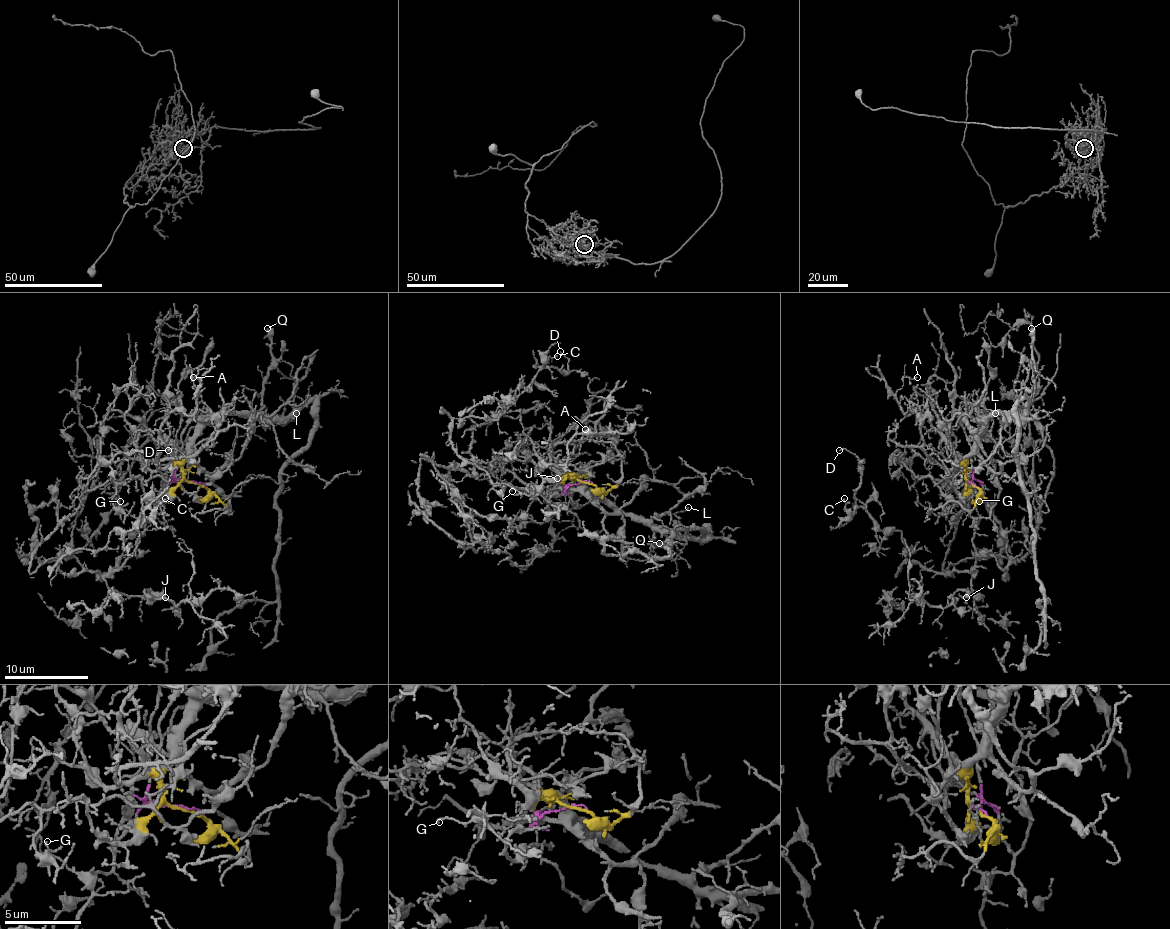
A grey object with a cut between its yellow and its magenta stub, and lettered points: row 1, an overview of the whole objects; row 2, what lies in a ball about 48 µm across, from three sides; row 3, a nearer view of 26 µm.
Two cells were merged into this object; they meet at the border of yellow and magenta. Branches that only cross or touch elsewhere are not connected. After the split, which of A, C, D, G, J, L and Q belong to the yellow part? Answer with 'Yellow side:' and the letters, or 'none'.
Yellow side: A, L, Q

